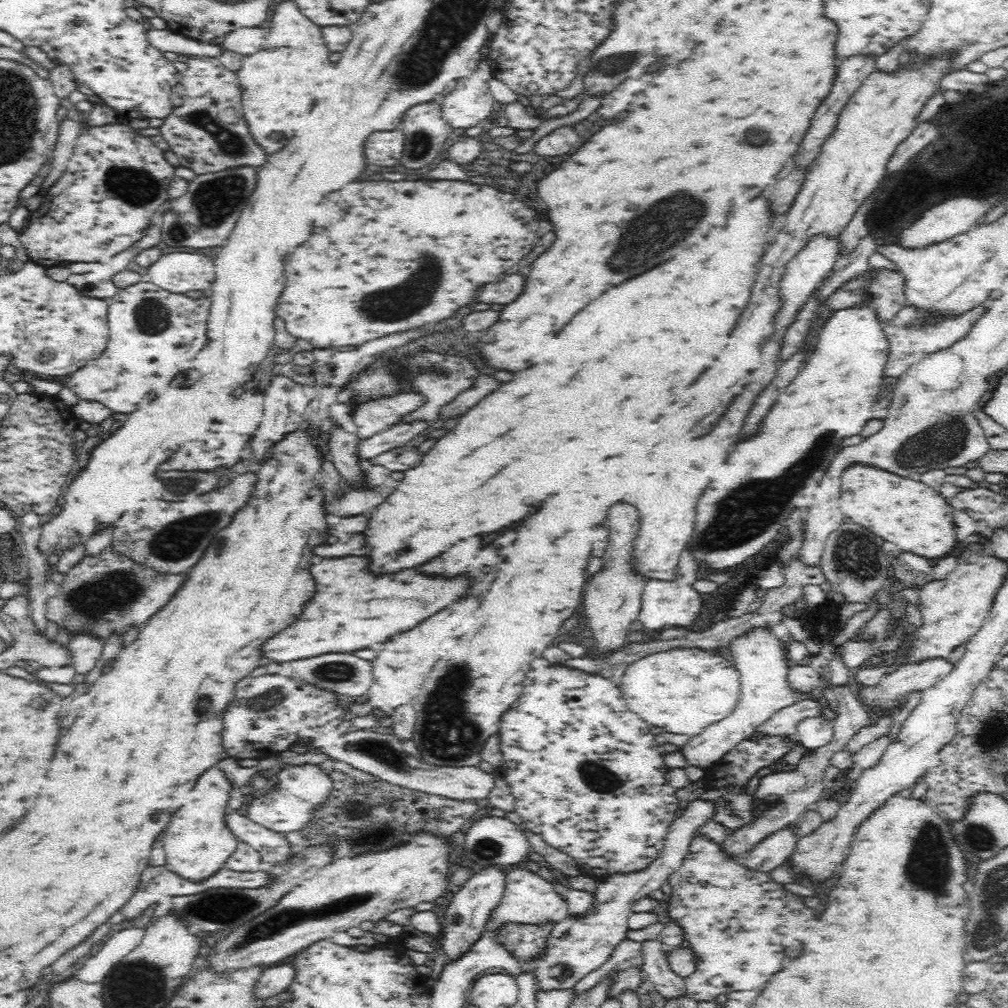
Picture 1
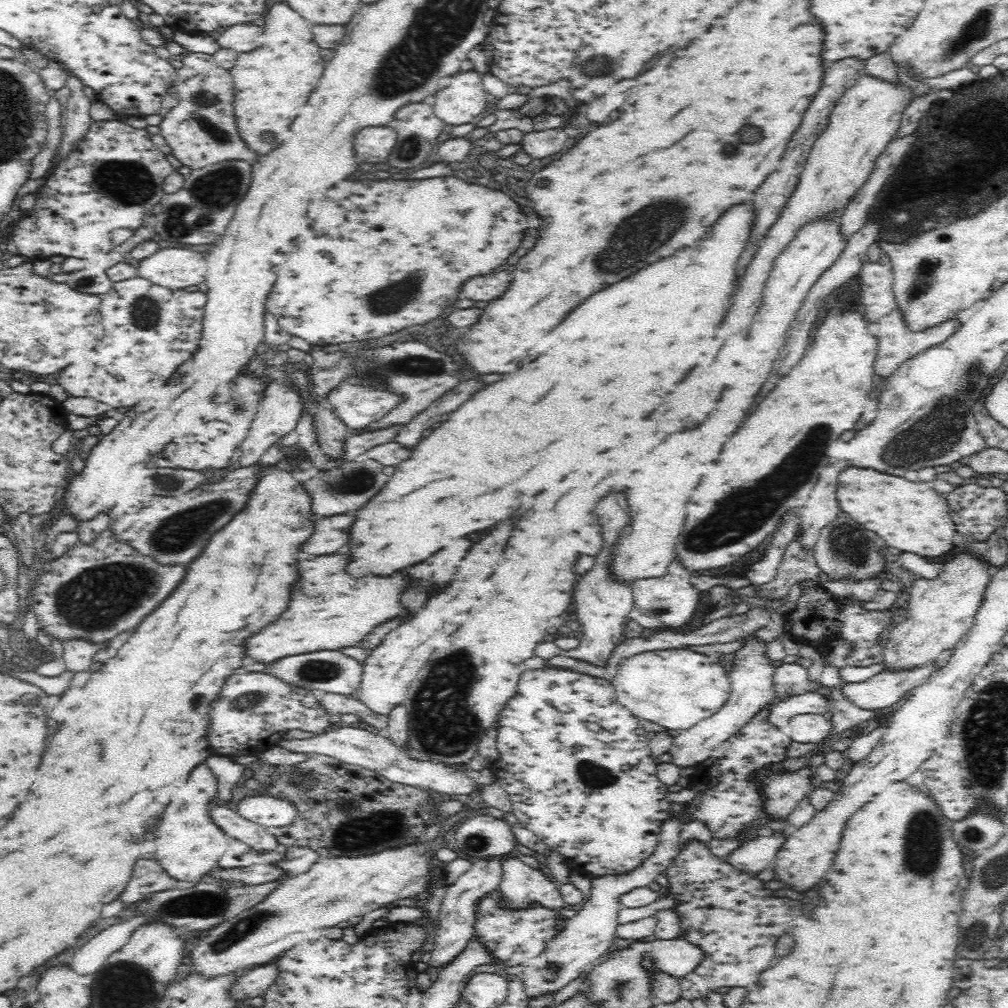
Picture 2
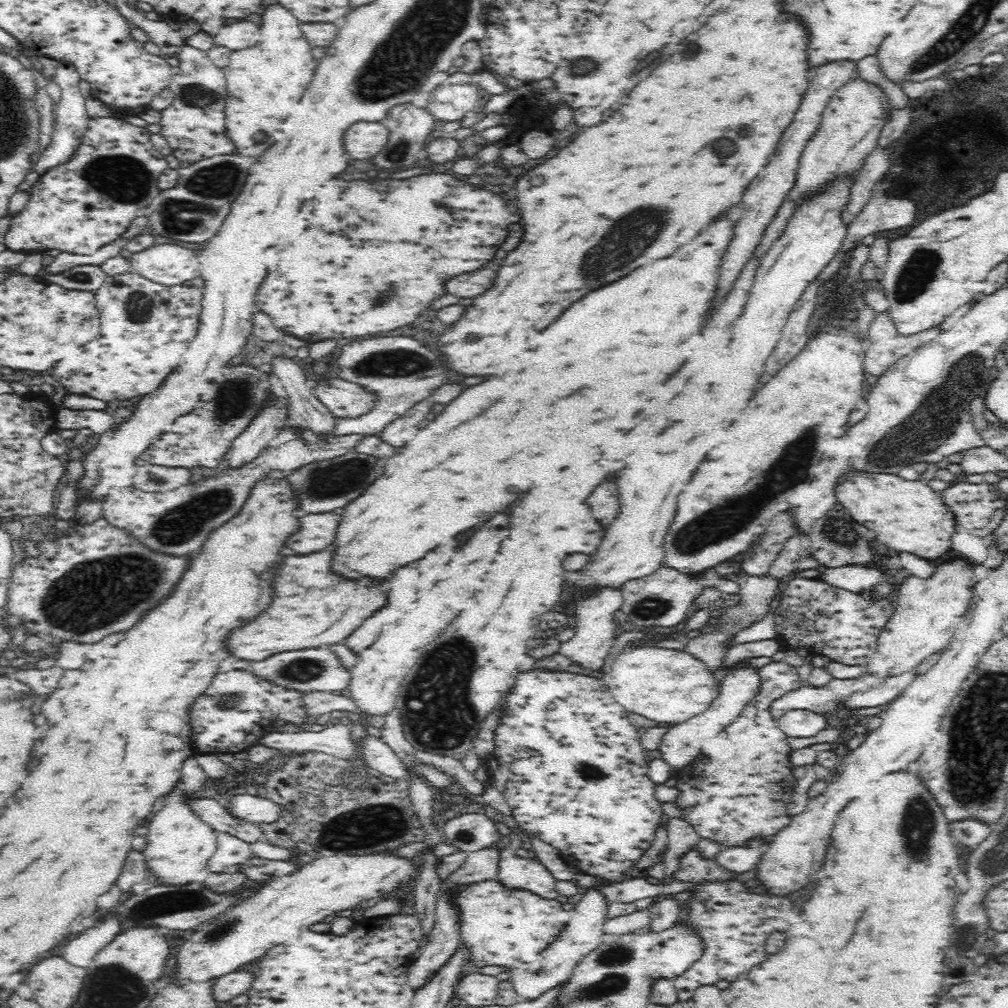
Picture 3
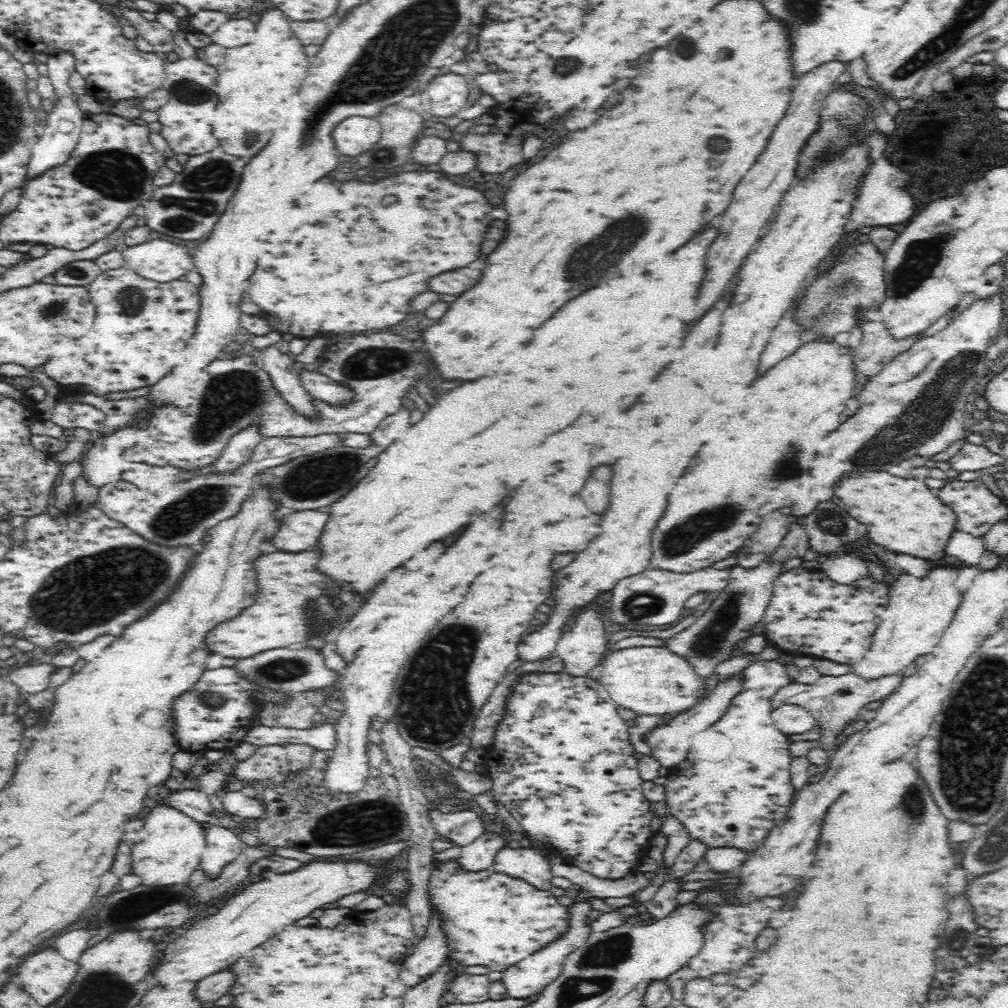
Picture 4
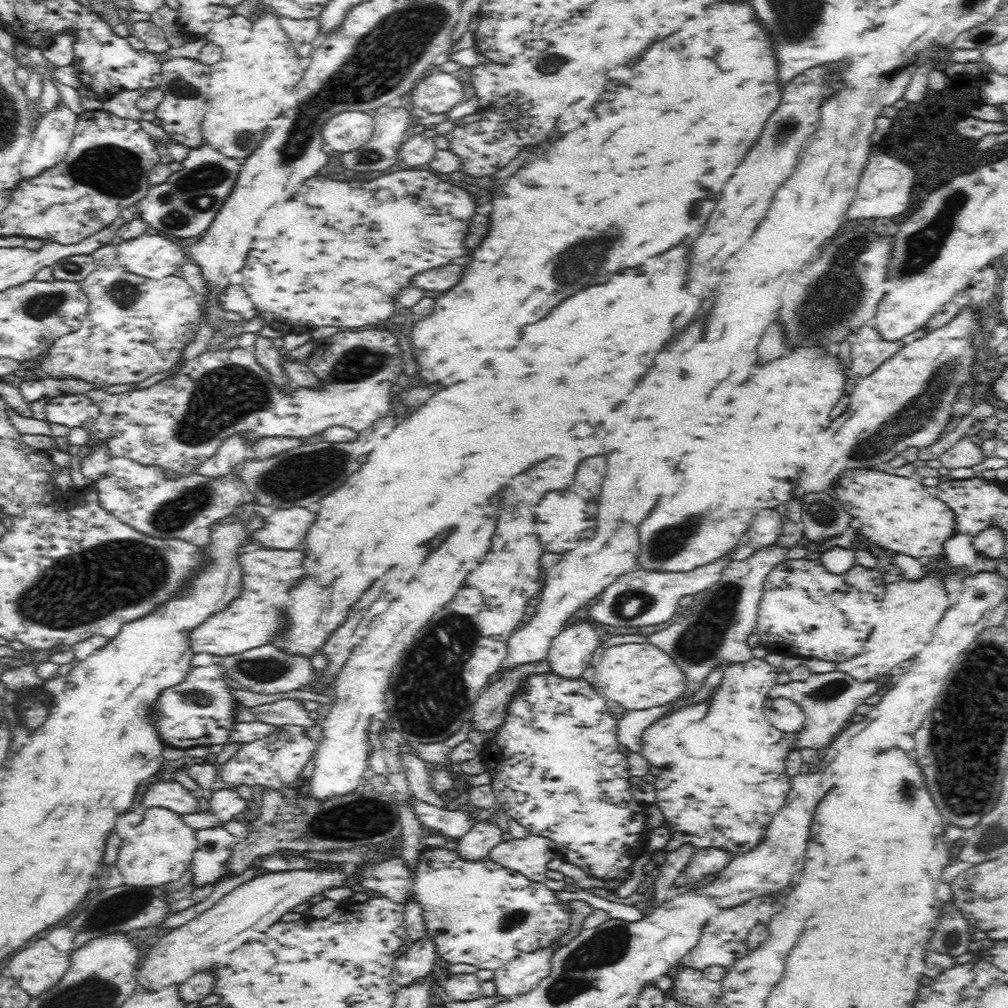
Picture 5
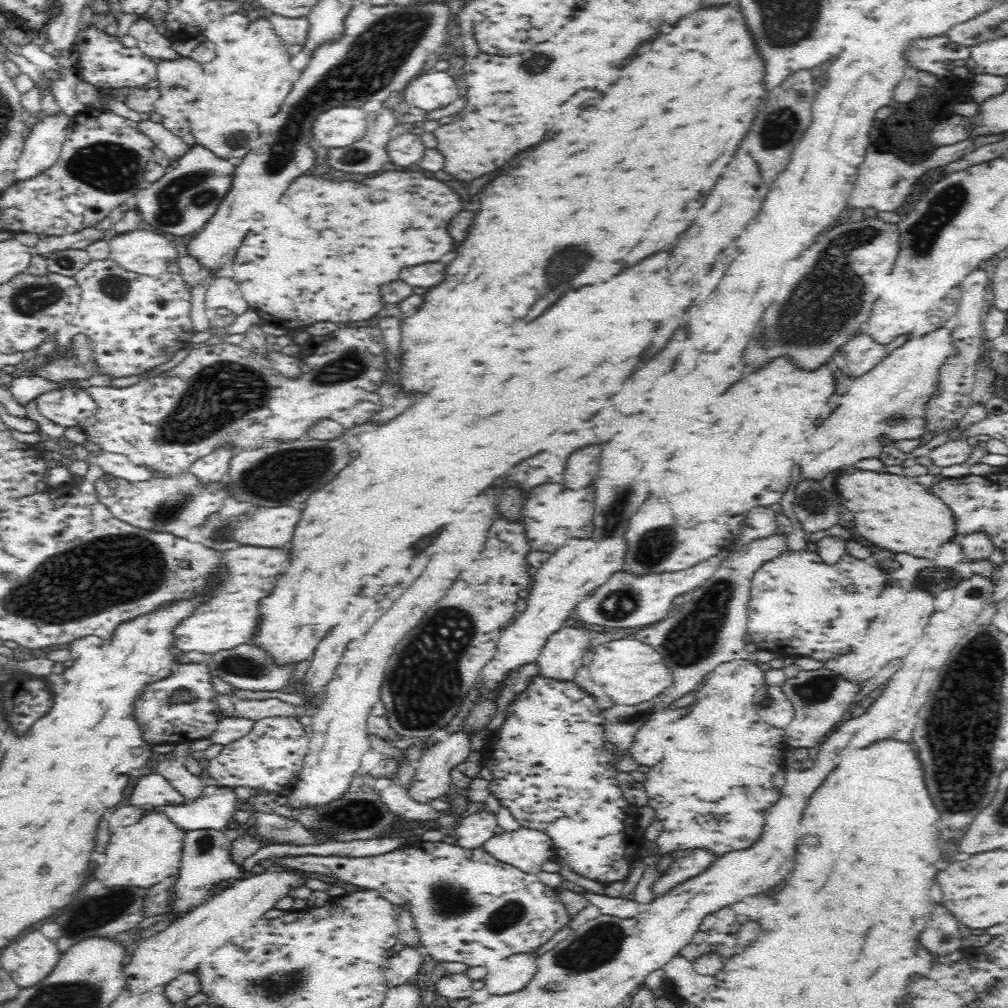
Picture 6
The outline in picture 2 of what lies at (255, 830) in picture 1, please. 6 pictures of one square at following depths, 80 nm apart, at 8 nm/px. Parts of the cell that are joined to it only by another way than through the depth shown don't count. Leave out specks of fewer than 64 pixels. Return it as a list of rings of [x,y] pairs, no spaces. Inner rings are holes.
[[[212,804],[207,809],[211,821],[220,827],[228,838],[240,840],[259,852],[264,850],[281,850],[276,839],[268,834],[266,827],[246,820],[232,811],[228,806]]]

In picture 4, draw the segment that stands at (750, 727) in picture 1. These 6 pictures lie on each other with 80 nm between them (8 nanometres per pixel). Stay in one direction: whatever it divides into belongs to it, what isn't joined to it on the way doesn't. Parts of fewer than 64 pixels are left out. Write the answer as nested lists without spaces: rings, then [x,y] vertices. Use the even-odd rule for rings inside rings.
[[[730,676],[728,679],[720,680],[720,684],[694,708],[682,712],[682,714],[676,714],[672,720],[668,720],[666,724],[662,726],[655,726],[647,732],[646,744],[650,749],[650,756],[660,764],[660,766],[674,766],[680,762],[680,758],[684,758],[686,750],[690,748],[690,734],[694,730],[702,730],[706,726],[710,726],[718,716],[722,716],[722,710],[726,710],[729,705],[729,700],[741,689],[741,682],[739,682],[739,676]]]

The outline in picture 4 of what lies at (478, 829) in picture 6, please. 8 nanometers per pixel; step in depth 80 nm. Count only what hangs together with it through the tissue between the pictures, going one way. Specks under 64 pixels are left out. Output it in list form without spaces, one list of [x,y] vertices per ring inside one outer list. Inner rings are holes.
[[[485,830],[478,838],[460,848],[460,865],[464,869],[486,869],[493,864],[496,852],[504,848],[506,838],[494,830]]]

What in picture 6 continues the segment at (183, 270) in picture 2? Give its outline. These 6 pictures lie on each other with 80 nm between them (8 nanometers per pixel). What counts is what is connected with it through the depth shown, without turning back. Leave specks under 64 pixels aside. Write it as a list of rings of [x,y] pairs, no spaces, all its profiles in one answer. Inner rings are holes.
[[[138,229],[122,234],[112,232],[112,234],[108,238],[109,258],[127,271],[158,276],[162,271],[166,271],[170,264],[176,264],[178,256],[174,244],[156,232]]]

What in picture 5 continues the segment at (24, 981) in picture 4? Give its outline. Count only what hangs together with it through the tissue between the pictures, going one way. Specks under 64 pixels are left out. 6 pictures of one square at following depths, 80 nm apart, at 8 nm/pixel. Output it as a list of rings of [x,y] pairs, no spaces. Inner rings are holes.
[[[36,938],[16,950],[6,960],[6,968],[28,995],[37,995],[61,977],[68,962],[68,954],[54,948],[48,940]]]

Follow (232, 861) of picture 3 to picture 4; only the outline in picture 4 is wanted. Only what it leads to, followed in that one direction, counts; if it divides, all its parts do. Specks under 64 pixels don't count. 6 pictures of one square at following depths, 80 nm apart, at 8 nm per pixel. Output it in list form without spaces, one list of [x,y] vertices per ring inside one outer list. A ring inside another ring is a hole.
[[[210,825],[205,828],[204,839],[206,848],[199,860],[199,870],[206,874],[206,878],[218,878],[224,865],[236,858],[244,846],[240,837],[230,829],[220,825]]]

